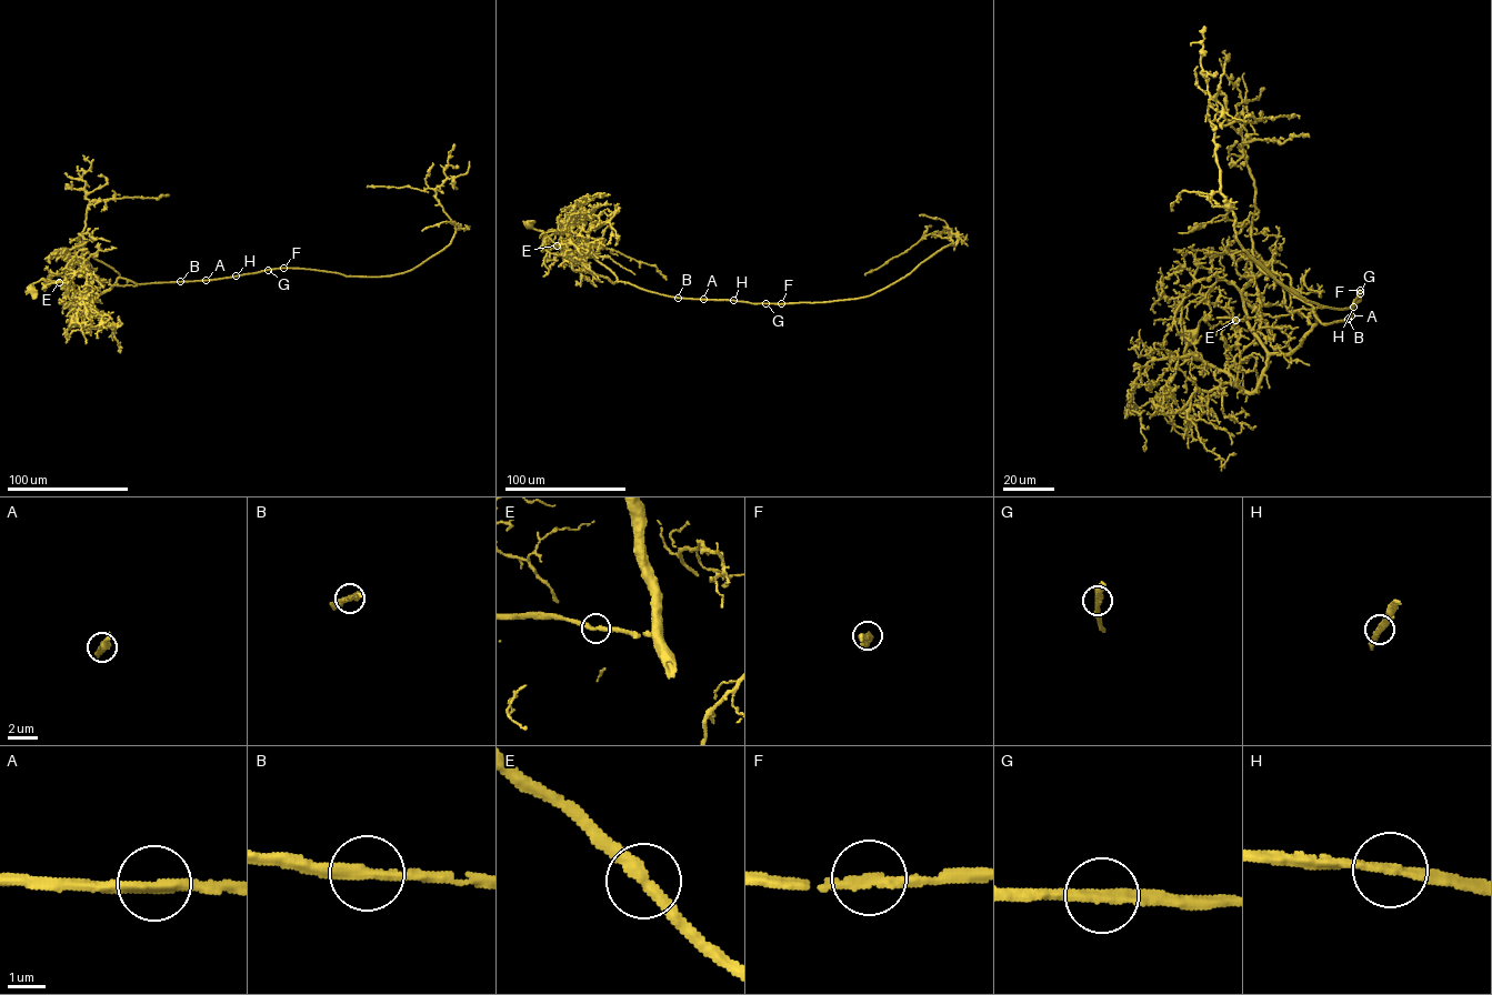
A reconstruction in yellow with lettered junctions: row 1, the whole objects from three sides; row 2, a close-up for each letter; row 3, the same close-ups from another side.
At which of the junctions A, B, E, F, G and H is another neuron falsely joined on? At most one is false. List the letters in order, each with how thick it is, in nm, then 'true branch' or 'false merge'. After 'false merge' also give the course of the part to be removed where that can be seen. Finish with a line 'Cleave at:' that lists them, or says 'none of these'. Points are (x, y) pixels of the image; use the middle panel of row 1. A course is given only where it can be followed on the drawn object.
A: calibre 320 nm; true branch
B: calibre 320 nm; true branch
E: calibre 300 nm; true branch
F: calibre 240 nm; true branch
G: calibre 280 nm; true branch
H: calibre 240 nm; true branch
Cleave at: none of these

